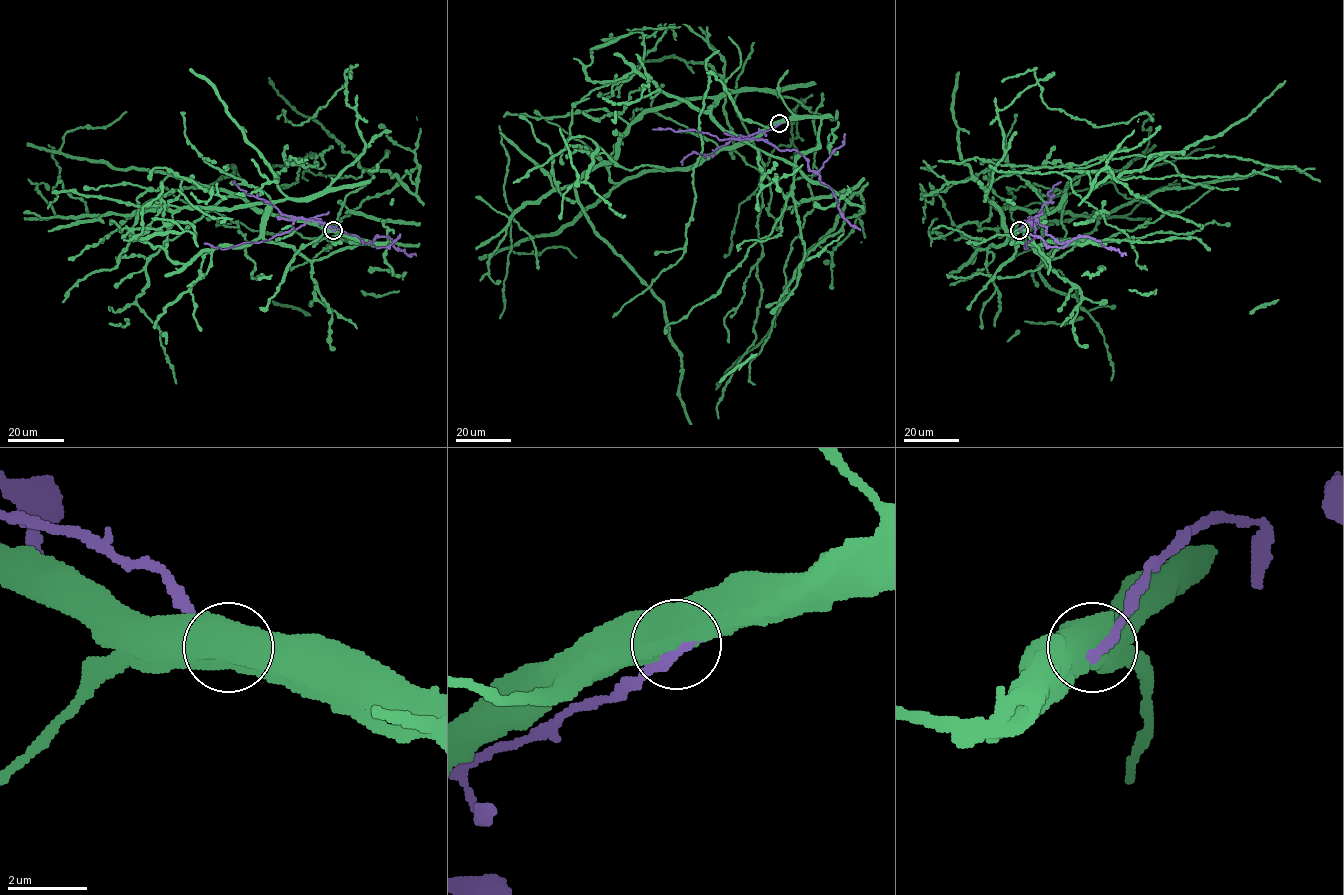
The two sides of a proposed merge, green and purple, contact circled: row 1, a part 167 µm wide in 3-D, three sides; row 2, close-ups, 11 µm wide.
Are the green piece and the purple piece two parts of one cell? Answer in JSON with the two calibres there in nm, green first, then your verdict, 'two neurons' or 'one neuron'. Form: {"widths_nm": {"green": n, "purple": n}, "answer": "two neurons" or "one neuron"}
{"widths_nm": {"green": 850, "purple": 320}, "answer": "two neurons"}

